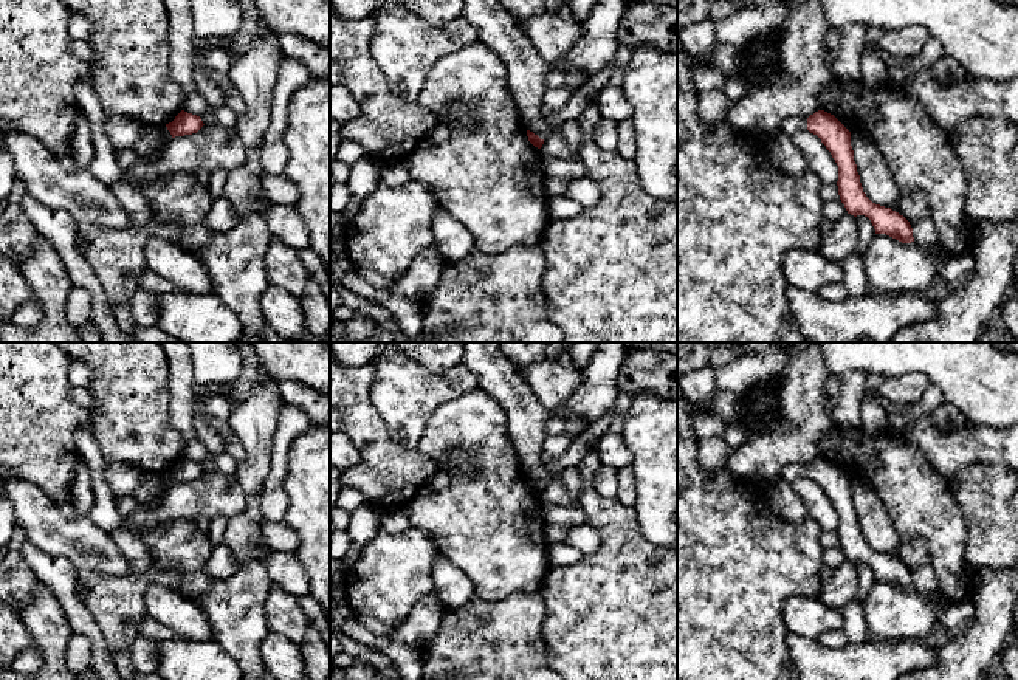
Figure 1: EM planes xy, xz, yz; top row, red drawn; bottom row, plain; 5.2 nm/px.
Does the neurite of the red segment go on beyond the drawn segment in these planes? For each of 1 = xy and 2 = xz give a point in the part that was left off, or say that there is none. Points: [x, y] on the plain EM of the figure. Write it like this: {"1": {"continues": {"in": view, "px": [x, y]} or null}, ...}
{"1": {"continues": null}, "2": {"continues": null}}

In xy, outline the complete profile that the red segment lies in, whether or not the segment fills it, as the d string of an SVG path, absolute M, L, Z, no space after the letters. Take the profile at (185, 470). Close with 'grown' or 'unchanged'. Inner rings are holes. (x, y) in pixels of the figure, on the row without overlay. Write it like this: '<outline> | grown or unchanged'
M181 457L172 469L166 471L172 485L197 480L203 472L205 471L200 463L184 457Z | unchanged

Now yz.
M818 457L807 465L807 477L821 486L838 513L838 542L848 561L868 564L875 581L886 581L902 590L914 589L913 575L903 562L891 555L872 550L863 539L854 508L851 479L824 457Z | unchanged

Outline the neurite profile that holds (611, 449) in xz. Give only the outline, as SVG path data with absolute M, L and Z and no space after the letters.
M606 432L595 445L600 465L612 466L617 471L632 466L632 452L624 445L621 434Z

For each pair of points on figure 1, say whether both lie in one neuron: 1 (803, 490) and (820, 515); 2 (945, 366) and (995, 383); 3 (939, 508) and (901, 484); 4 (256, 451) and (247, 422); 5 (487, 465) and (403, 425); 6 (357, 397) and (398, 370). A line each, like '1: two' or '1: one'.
1: one
2: one
3: one
4: one
5: two
6: two

